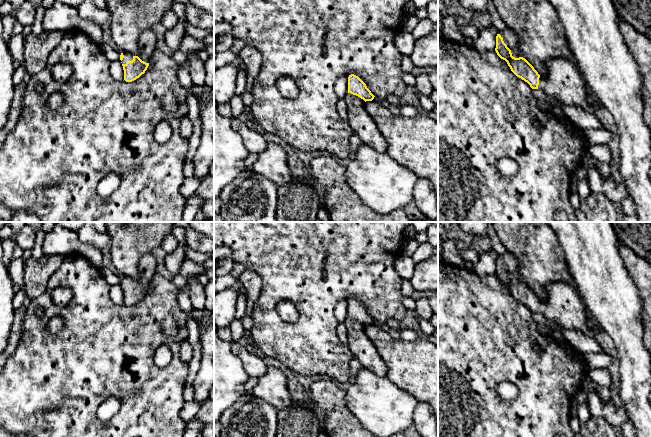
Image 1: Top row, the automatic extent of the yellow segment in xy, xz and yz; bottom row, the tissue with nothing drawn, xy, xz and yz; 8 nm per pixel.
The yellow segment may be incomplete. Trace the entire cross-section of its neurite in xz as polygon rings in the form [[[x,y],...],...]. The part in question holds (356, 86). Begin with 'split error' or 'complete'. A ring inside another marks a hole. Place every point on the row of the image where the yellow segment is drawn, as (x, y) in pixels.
split error; [[[349,75],[348,94],[344,98],[348,107],[348,124],[363,144],[386,153],[387,142],[365,109],[365,102],[372,101],[374,97],[358,76]]]

